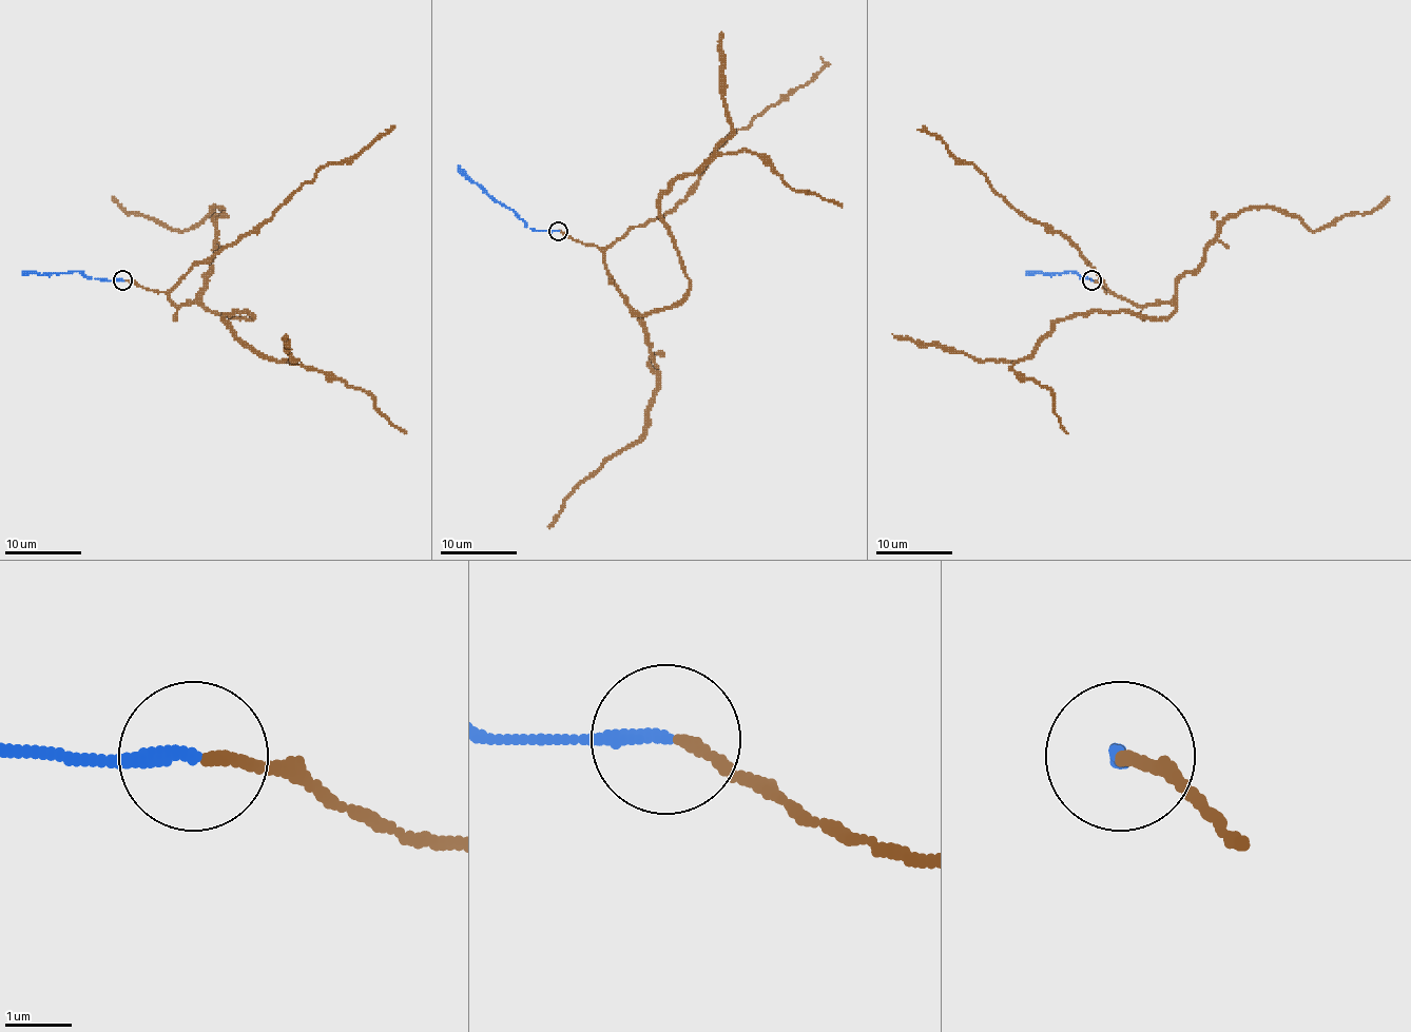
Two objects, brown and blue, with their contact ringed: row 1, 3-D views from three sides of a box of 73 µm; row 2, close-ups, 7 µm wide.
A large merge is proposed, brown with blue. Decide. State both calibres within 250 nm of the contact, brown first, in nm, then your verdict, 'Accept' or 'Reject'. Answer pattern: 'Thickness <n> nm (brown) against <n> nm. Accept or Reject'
Thickness 160 nm (brown) against 200 nm. Accept

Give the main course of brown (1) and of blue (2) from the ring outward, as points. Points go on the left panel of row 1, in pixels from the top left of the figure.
1: (123, 280), (158, 290), (177, 306), (253, 316), (248, 311), (225, 316), (242, 342), (364, 389), (406, 433)
2: (121, 280), (91, 278), (77, 271), (39, 275), (22, 271)

